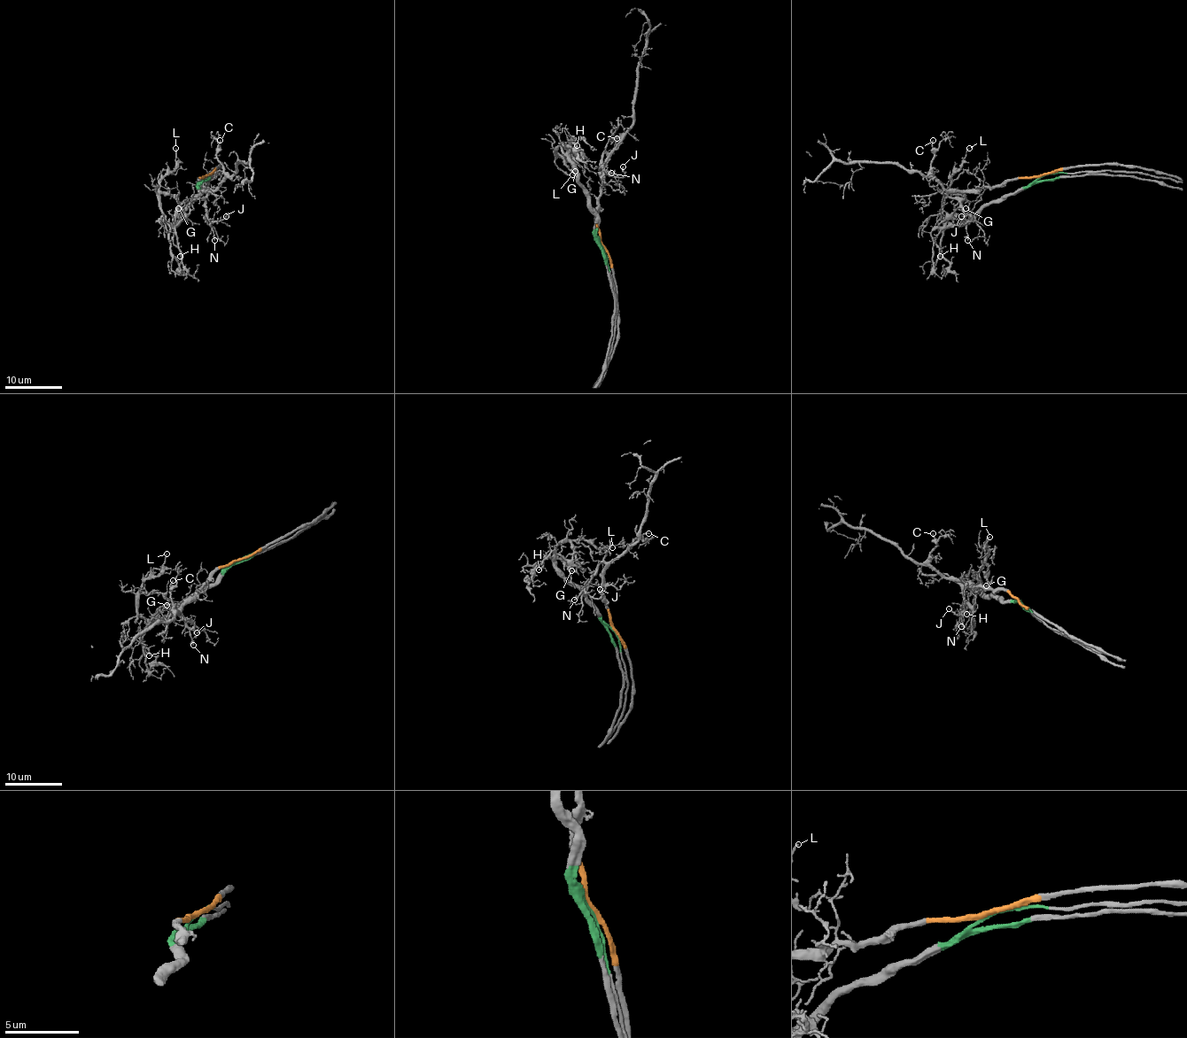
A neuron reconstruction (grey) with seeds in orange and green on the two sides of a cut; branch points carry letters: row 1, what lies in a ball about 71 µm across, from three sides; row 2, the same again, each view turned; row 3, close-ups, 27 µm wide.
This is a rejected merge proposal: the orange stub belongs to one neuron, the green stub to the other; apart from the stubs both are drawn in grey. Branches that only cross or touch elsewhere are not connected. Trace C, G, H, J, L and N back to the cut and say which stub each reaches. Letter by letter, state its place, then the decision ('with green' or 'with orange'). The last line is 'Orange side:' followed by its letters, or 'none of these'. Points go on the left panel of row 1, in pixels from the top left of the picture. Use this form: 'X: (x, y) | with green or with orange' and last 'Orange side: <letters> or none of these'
C: (220, 140) | with orange
G: (178, 208) | with green
H: (180, 256) | with green
J: (226, 216) | with orange
L: (175, 148) | with green
N: (214, 240) | with orange
Orange side: C, J, N

